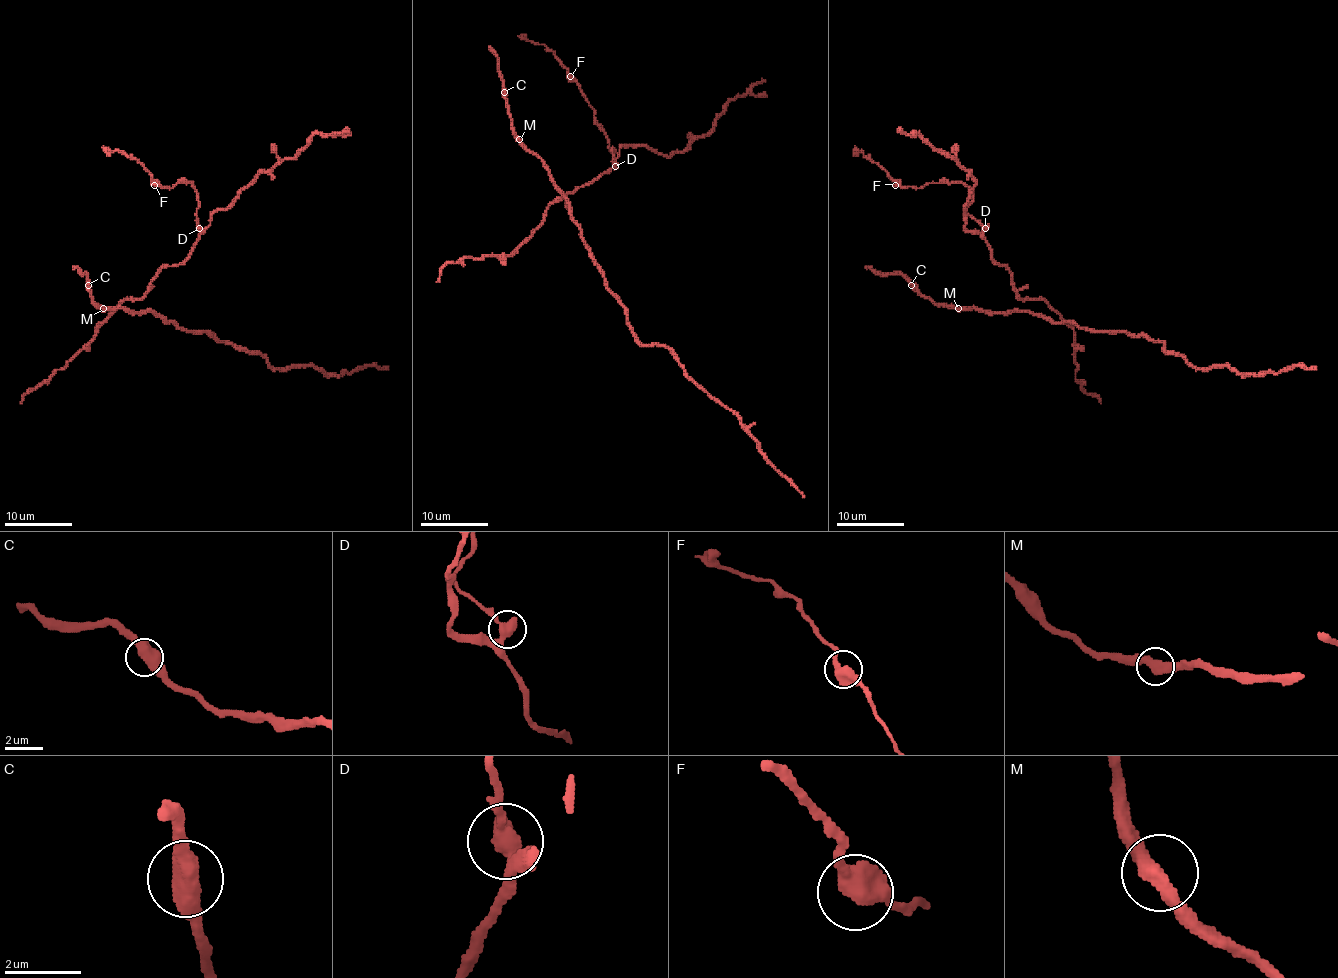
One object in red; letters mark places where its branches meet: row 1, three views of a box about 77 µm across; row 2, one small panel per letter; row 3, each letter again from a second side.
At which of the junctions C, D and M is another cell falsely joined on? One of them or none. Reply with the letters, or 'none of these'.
D

